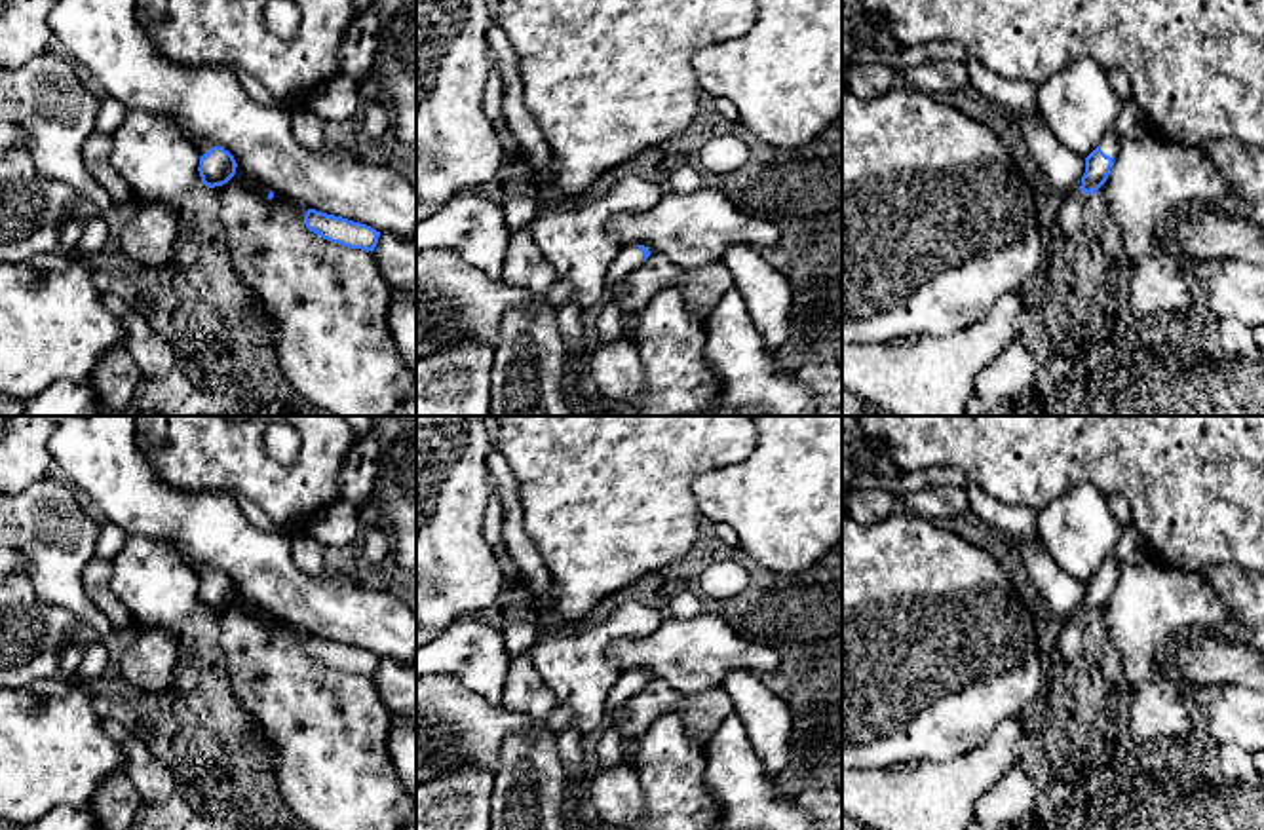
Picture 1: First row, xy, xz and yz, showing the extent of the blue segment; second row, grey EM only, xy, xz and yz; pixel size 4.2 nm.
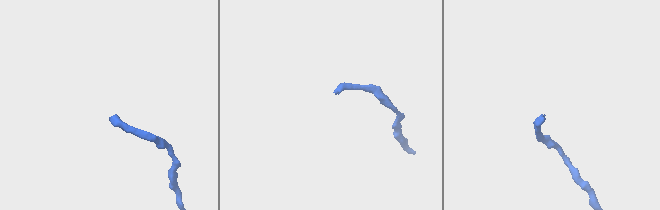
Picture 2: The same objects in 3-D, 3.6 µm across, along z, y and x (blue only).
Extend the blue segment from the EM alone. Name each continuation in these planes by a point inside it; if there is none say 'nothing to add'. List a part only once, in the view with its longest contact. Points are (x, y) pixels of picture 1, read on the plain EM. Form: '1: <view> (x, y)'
1: yz (1110, 566)

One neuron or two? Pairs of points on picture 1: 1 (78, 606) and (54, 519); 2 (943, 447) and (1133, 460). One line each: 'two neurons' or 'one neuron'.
1: one neuron
2: one neuron

